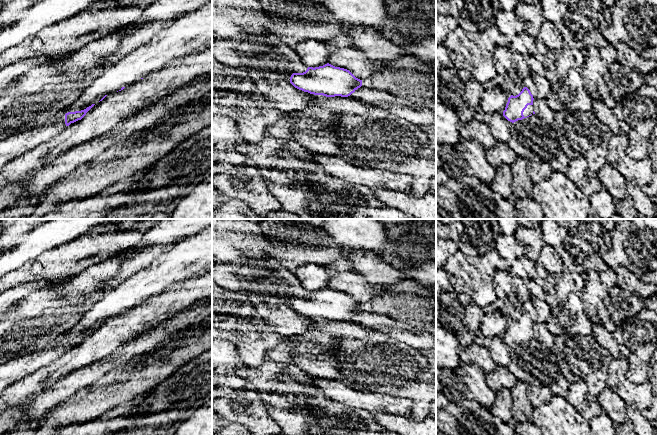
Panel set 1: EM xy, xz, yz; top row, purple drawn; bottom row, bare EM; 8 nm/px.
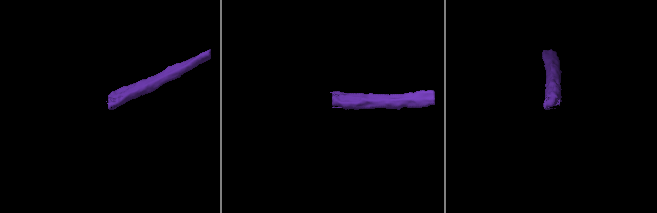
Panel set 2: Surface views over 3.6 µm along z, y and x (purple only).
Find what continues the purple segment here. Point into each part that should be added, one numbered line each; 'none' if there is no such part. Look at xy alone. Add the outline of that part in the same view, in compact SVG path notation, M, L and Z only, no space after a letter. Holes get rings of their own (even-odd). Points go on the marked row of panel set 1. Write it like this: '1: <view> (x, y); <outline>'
1: xy (13, 146); M65 109L60 110L48 121L34 123L30 129L1 140L0 170L6 163L49 140L64 129L65 114Z

